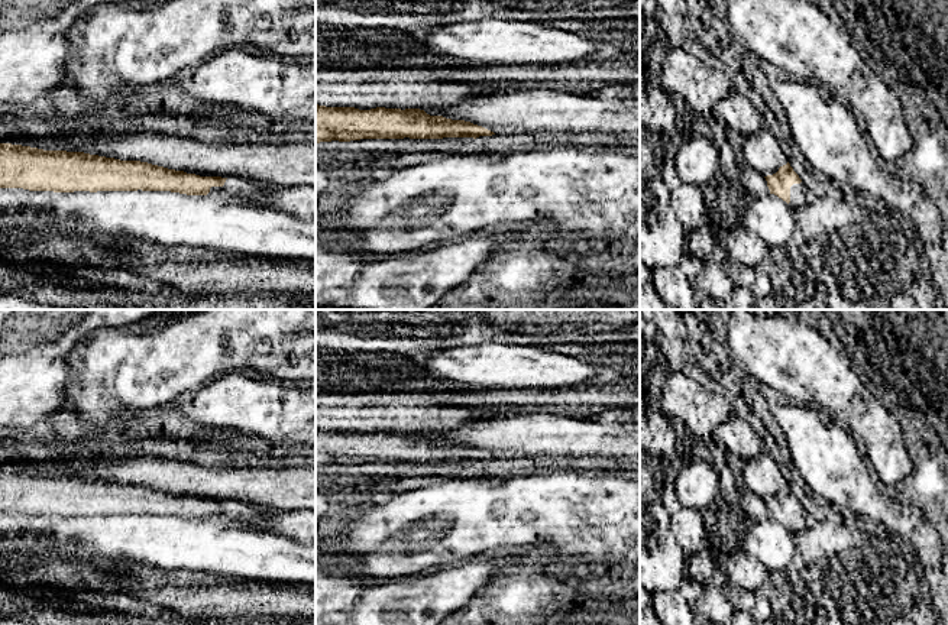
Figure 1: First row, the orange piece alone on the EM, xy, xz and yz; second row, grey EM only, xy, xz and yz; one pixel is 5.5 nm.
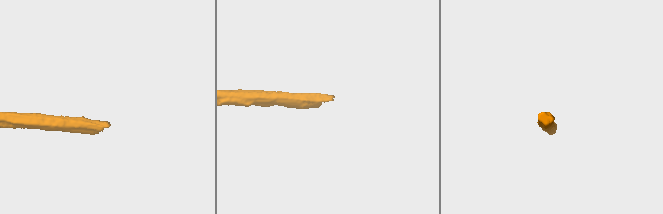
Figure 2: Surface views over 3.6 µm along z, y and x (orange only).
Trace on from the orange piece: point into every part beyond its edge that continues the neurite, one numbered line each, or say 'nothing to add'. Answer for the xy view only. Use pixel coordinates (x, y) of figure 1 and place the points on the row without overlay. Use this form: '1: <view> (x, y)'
1: xy (240, 515)

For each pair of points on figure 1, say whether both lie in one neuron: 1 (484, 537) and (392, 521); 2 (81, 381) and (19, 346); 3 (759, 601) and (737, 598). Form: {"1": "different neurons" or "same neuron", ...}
{"1": "same neuron", "2": "different neurons", "3": "same neuron"}

